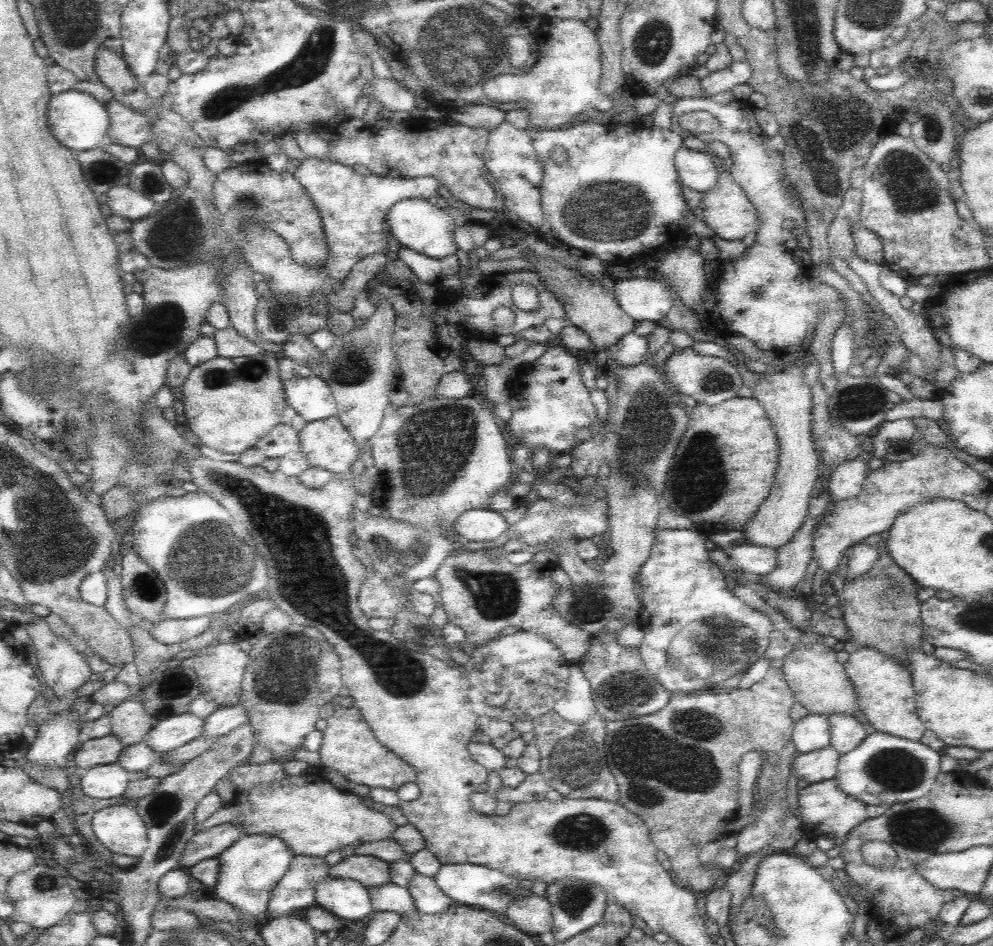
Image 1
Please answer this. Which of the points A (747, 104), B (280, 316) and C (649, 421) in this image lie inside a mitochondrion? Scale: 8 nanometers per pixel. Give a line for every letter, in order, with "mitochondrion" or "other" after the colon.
A: other
B: mitochondrion
C: mitochondrion

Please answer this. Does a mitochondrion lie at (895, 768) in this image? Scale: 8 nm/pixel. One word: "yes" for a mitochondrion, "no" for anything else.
yes

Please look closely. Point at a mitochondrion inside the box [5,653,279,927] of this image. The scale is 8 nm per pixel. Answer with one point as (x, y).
(164, 810)

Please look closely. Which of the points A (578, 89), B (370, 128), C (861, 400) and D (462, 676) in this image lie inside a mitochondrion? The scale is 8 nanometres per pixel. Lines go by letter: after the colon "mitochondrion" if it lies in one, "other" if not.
A: other
B: other
C: mitochondrion
D: other

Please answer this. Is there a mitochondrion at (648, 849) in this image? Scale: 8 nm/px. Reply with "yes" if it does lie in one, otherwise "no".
no

